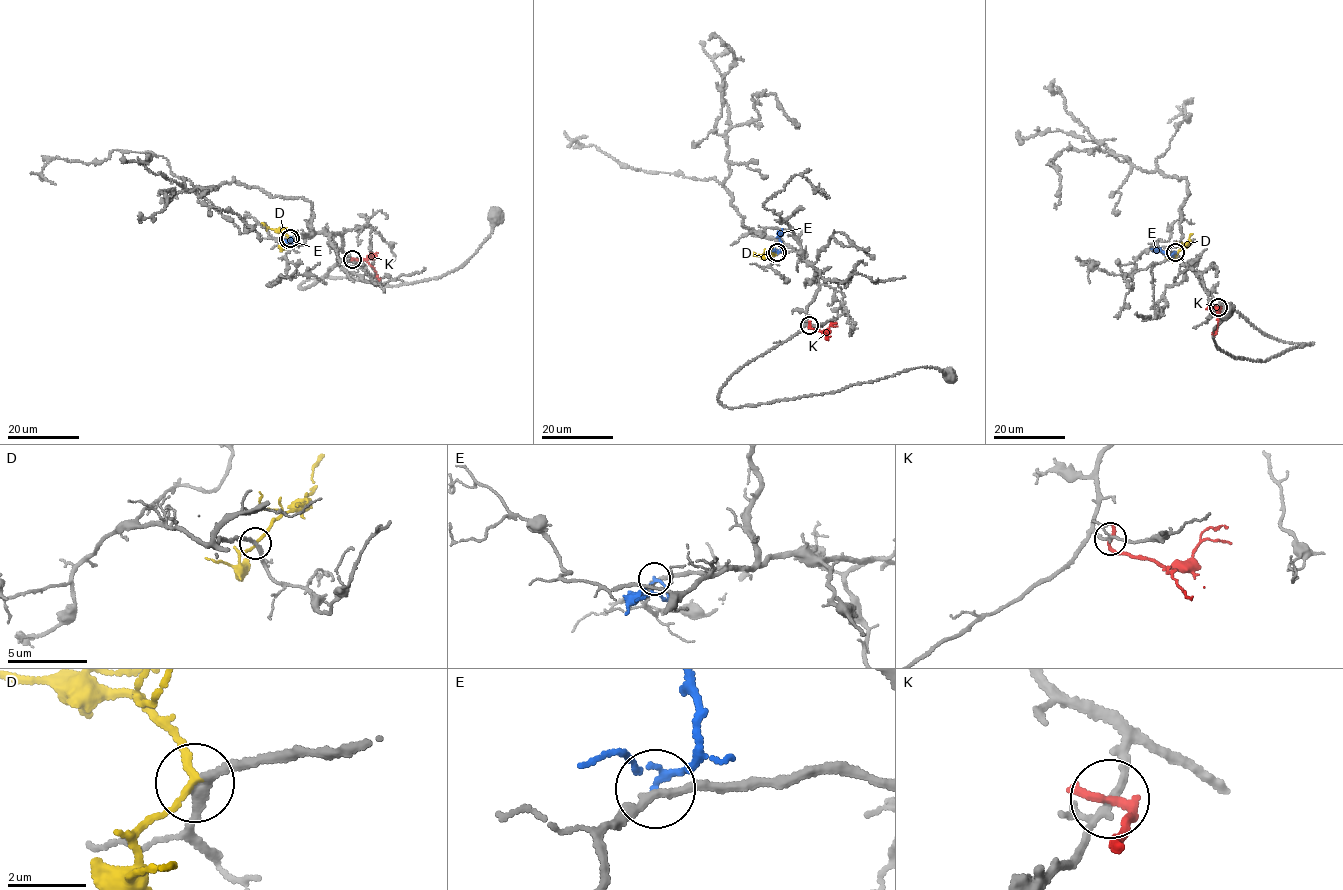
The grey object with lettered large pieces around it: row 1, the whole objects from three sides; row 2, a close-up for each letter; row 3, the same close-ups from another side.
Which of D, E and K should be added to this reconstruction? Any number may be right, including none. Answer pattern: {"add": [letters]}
{"add": ["D"]}

